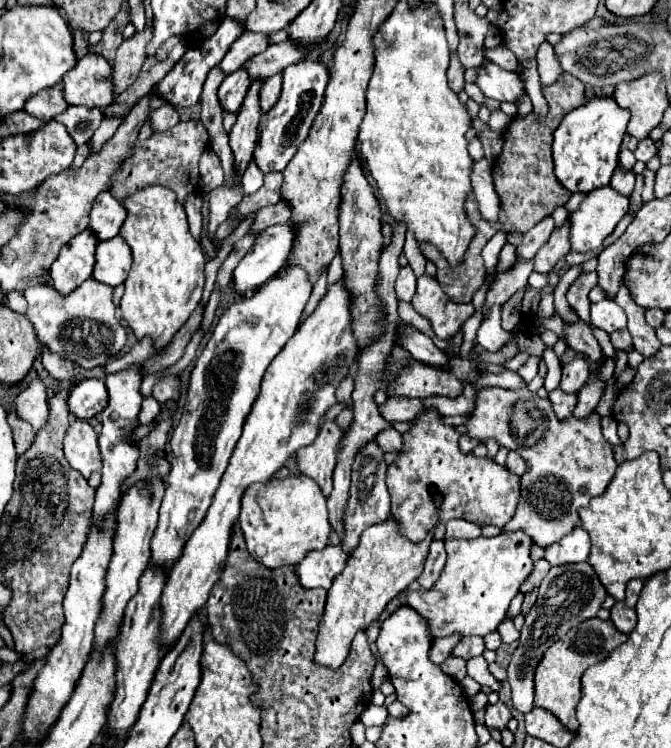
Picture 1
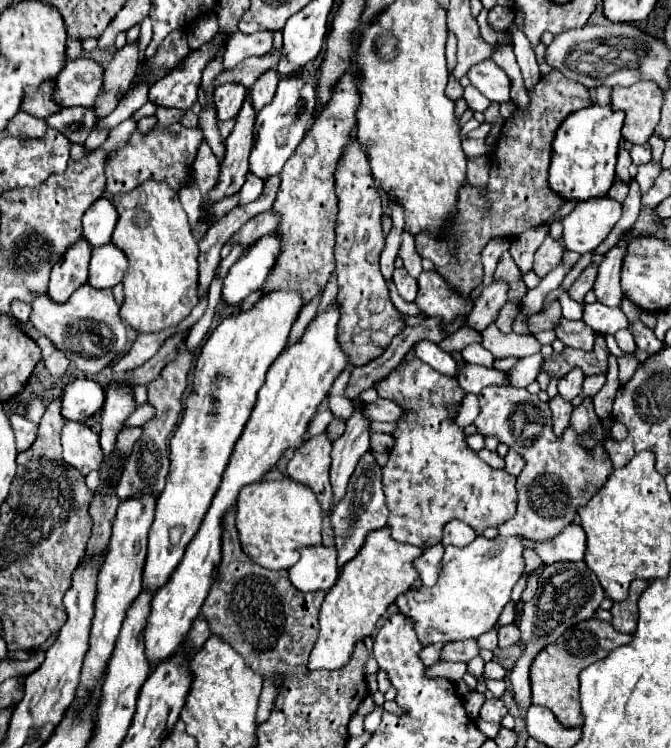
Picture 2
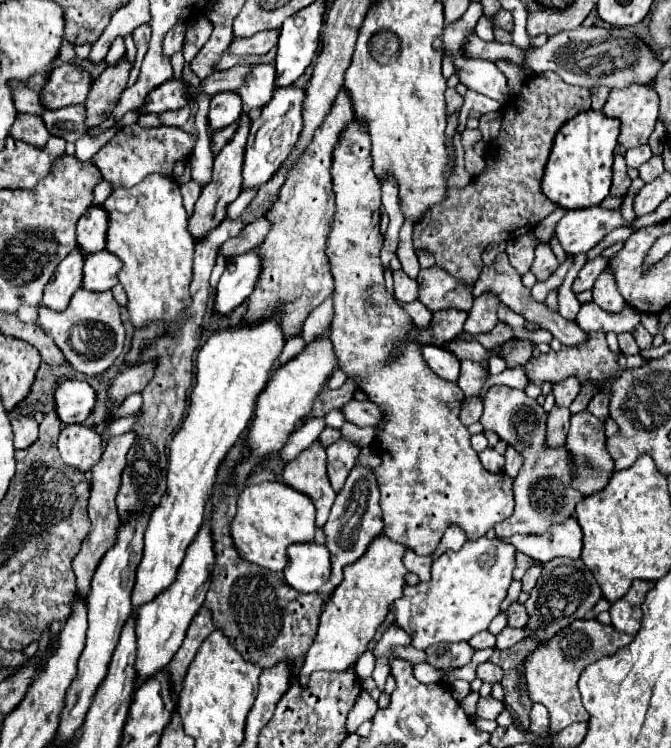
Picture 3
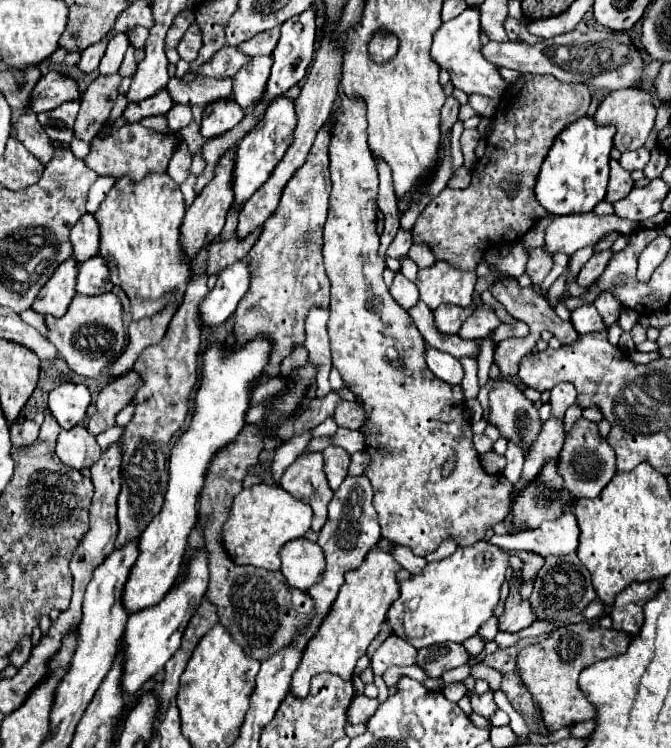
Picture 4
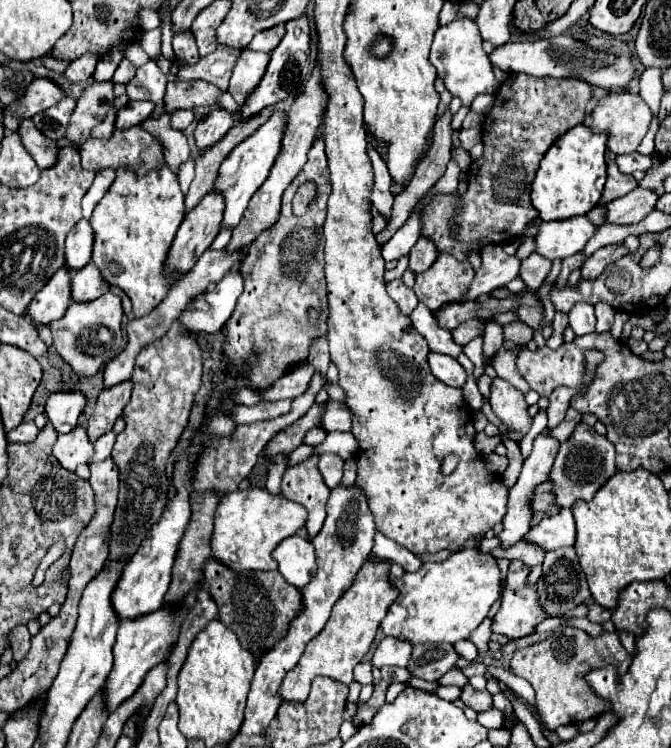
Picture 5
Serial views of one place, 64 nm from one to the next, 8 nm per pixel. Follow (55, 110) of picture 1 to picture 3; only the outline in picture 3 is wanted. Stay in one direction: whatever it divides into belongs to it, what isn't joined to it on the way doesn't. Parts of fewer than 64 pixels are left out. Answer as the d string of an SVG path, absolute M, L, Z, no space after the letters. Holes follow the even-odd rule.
M32 76L32 80L26 82L12 80L12 96L18 112L28 112L28 114L44 112L44 108L40 106L40 90L44 88L44 82L46 76Z

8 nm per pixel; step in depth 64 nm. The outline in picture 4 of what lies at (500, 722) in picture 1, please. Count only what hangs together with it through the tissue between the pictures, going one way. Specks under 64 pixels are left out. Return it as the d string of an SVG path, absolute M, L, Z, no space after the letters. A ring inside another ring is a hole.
M468 692L468 698L470 698L470 704L472 704L472 710L482 714L484 718L492 716L498 708L492 700L492 692L486 692L486 694L476 694L476 692Z

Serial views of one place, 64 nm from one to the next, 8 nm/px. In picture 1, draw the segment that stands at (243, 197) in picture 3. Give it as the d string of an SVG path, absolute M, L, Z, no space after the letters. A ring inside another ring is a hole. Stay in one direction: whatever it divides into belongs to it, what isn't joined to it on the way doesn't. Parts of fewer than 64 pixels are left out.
M252 162L252 164L246 168L244 176L242 176L242 194L244 194L244 196L248 196L248 194L252 194L252 192L258 192L258 188L260 188L260 184L262 184L264 174L260 174L254 166L256 166L256 164Z

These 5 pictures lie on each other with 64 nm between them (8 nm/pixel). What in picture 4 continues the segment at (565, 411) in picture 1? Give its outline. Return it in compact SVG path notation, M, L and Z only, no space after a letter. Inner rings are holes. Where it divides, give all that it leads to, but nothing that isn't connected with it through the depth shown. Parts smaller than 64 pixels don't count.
M550 418L542 430L540 436L536 438L536 444L532 444L530 452L526 454L526 462L524 462L524 470L522 470L522 480L512 488L512 502L516 498L516 494L530 482L534 480L540 470L544 468L544 464L548 460L554 460L560 454L560 448L564 444L564 432L562 432L562 420L554 420Z

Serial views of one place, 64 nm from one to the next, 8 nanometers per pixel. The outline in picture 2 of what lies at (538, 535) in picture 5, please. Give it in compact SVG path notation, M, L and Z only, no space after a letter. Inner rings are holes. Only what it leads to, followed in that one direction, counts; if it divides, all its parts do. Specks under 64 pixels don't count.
M572 522L568 524L568 528L564 528L564 532L560 532L560 536L554 536L552 540L534 542L524 538L522 544L524 548L532 548L544 560L544 564L552 564L560 560L578 562L584 558L586 552L586 534L580 524Z

